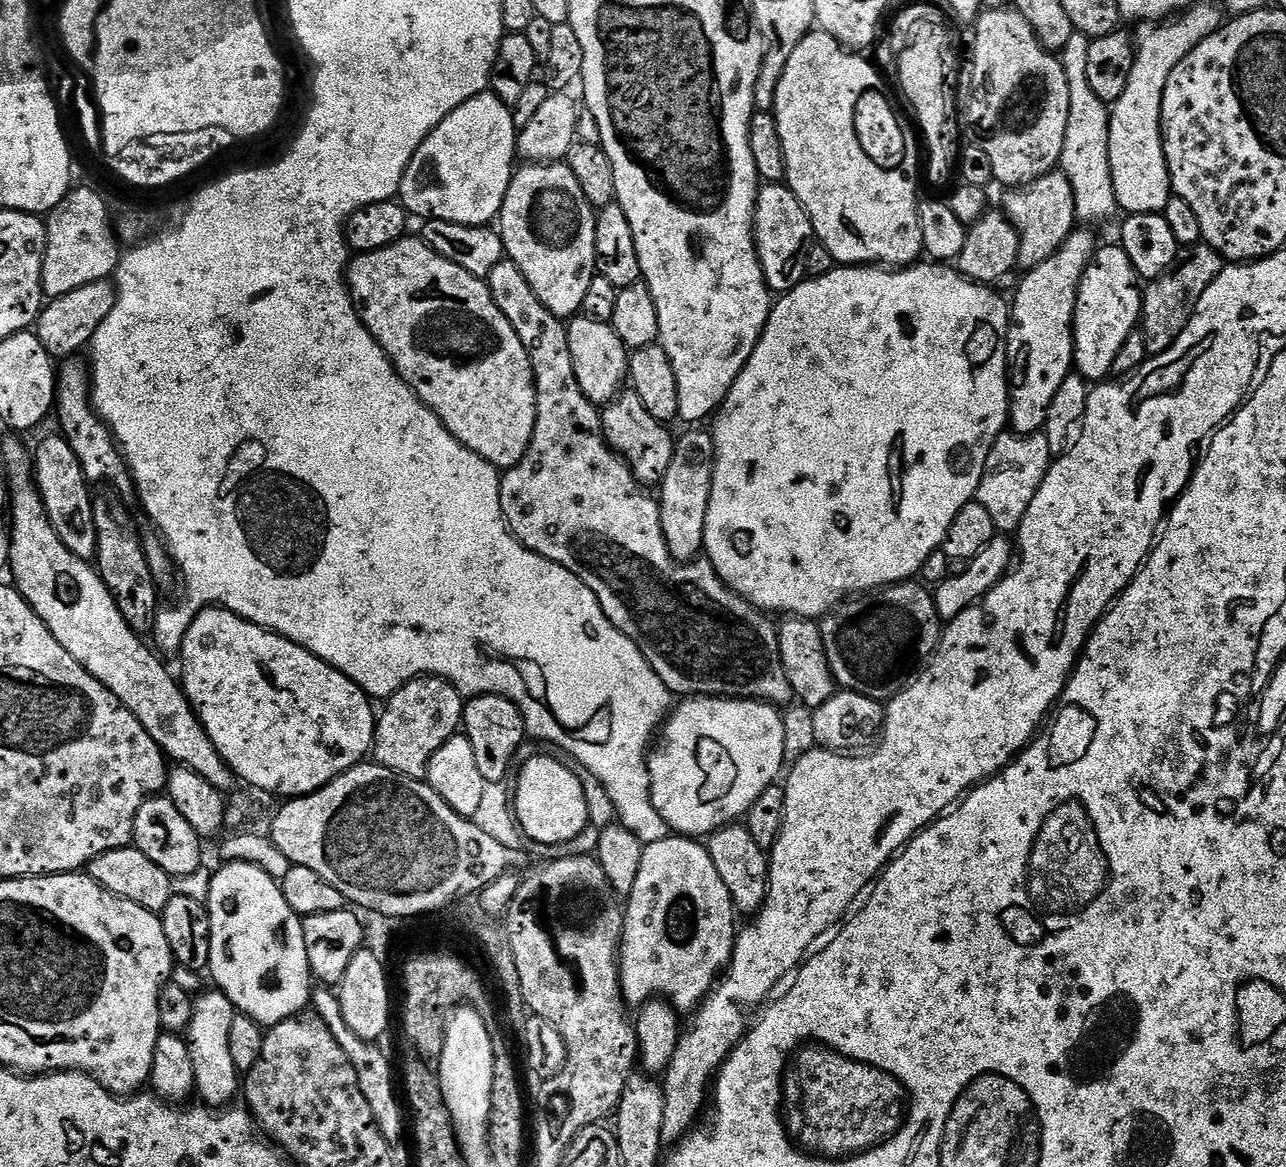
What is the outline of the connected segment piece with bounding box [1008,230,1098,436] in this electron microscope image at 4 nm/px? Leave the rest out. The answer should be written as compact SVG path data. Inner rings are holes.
M1072 231L1060 249L1046 258L1046 262L1027 269L1023 273L1024 281L1016 292L1016 301L1011 301L1008 326L1008 418L1011 431L1019 432L1021 436L1043 429L1050 402L1054 402L1054 394L1058 394L1058 386L1062 386L1064 379L1073 371L1072 323L1076 313L1076 299L1084 272L1098 247L1092 232L1095 231Z

